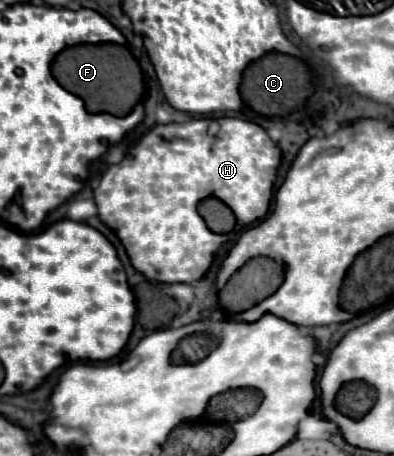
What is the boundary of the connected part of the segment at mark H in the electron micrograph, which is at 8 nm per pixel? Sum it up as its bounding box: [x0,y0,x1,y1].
[95,118,281,284]

